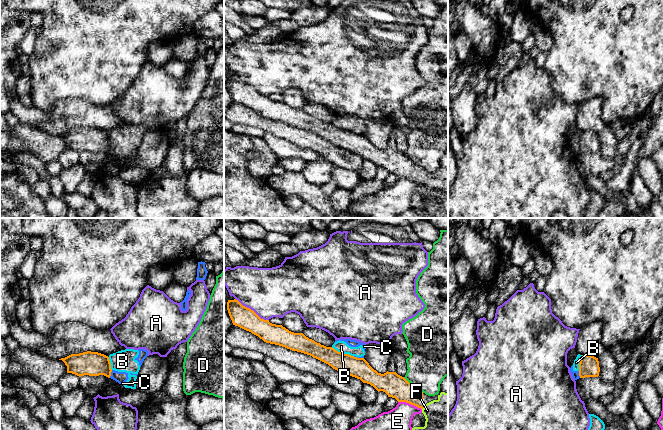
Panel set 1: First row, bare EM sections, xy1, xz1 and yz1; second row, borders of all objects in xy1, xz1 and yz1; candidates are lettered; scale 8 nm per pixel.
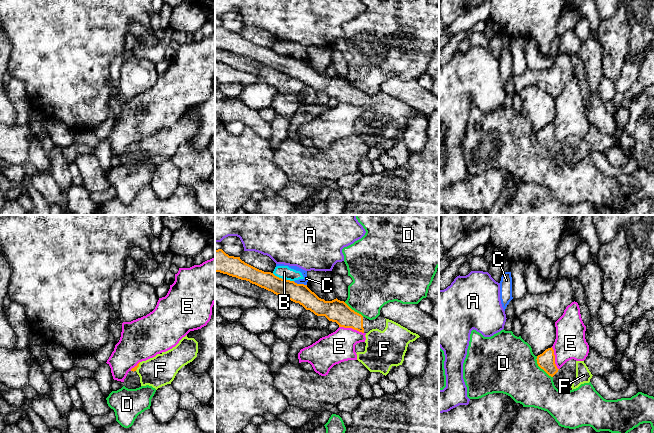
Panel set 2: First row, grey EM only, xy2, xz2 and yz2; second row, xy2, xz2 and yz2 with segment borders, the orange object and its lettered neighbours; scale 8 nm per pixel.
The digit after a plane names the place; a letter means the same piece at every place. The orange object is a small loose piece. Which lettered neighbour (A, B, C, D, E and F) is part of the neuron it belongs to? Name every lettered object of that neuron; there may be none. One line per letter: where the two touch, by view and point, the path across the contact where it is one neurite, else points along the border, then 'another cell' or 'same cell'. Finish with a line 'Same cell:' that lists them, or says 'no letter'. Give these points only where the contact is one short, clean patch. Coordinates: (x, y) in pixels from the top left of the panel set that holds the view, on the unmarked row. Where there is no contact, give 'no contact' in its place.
A: meets orange in xz1 at (252, 86); another cell
B: meets orange in xz1 at (342, 129); border along xz1 (331, 123), (353, 132); another cell
C: meets orange in xz2 at (300, 60); border along xz2 (293, 57), (306, 61); another cell
D: meets orange in yz2 at (541, 144); border along yz2 (536, 132), (538, 141), (552, 153); another cell
E: meets orange in xz2 at (351, 103); border along xz2 (339, 102), (353, 104), (363, 109); another cell
F: meets orange in xz1 at (424, 182); runs through xz1 (399, 164), (410, 170), (424, 182), (447, 203); same cell
Same cell: F

